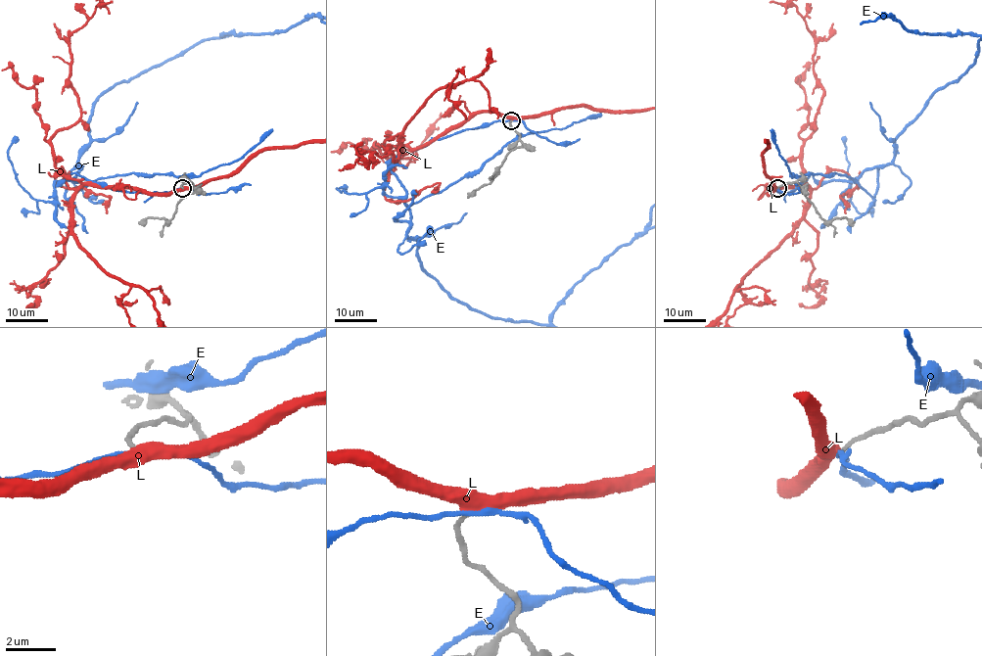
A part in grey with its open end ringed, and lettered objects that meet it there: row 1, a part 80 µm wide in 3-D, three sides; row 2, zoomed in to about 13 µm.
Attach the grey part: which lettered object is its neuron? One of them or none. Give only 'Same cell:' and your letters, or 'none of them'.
Same cell: L

